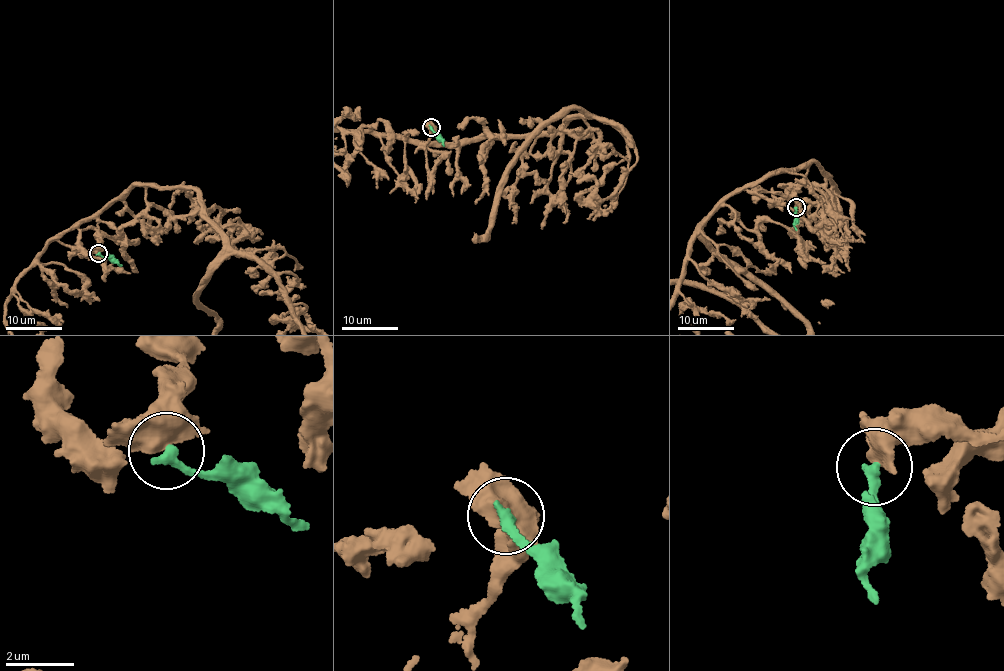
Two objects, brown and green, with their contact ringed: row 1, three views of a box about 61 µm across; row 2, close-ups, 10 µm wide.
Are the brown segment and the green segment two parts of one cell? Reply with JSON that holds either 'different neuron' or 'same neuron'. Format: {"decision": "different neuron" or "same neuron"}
{"decision": "different neuron"}

